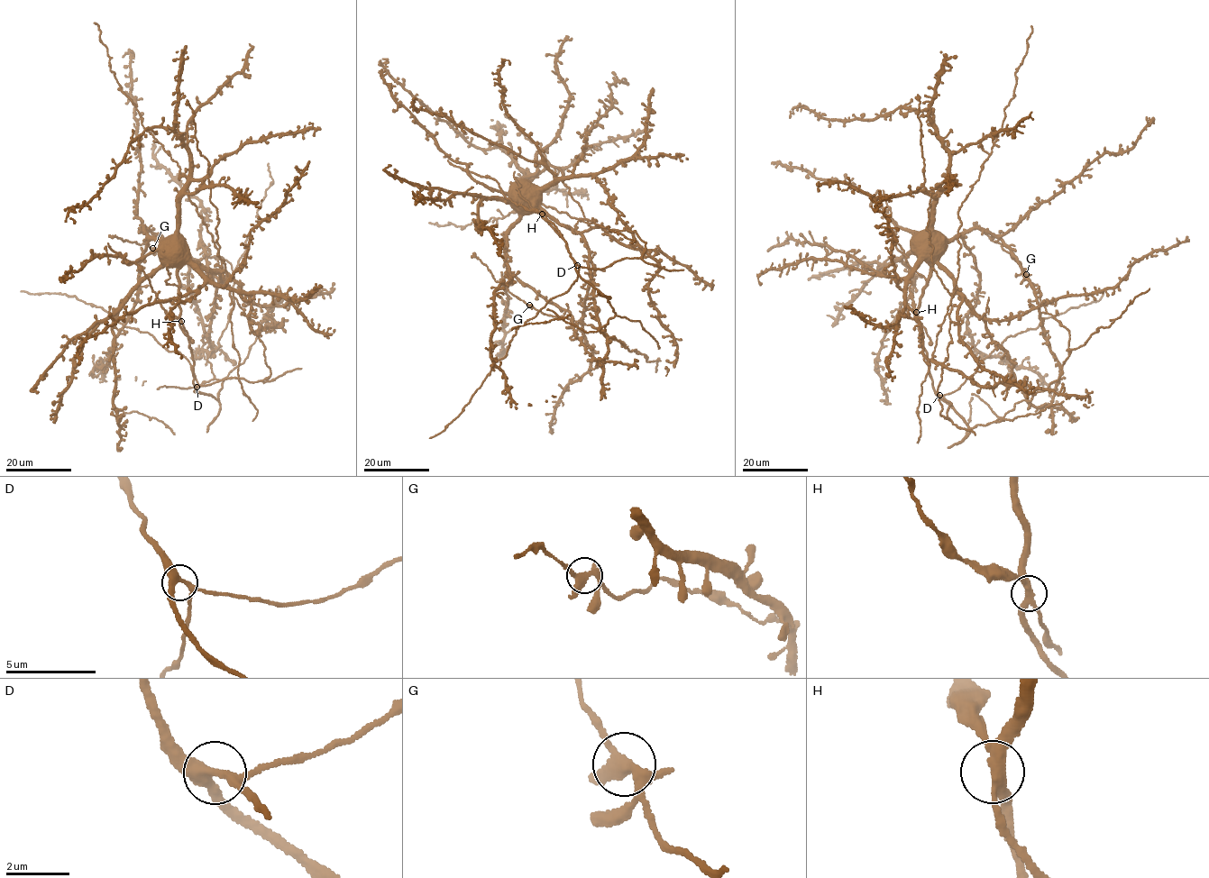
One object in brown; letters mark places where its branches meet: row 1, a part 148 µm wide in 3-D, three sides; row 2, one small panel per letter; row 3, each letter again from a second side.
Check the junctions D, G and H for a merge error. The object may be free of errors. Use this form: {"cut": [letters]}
{"cut": ["H"]}

